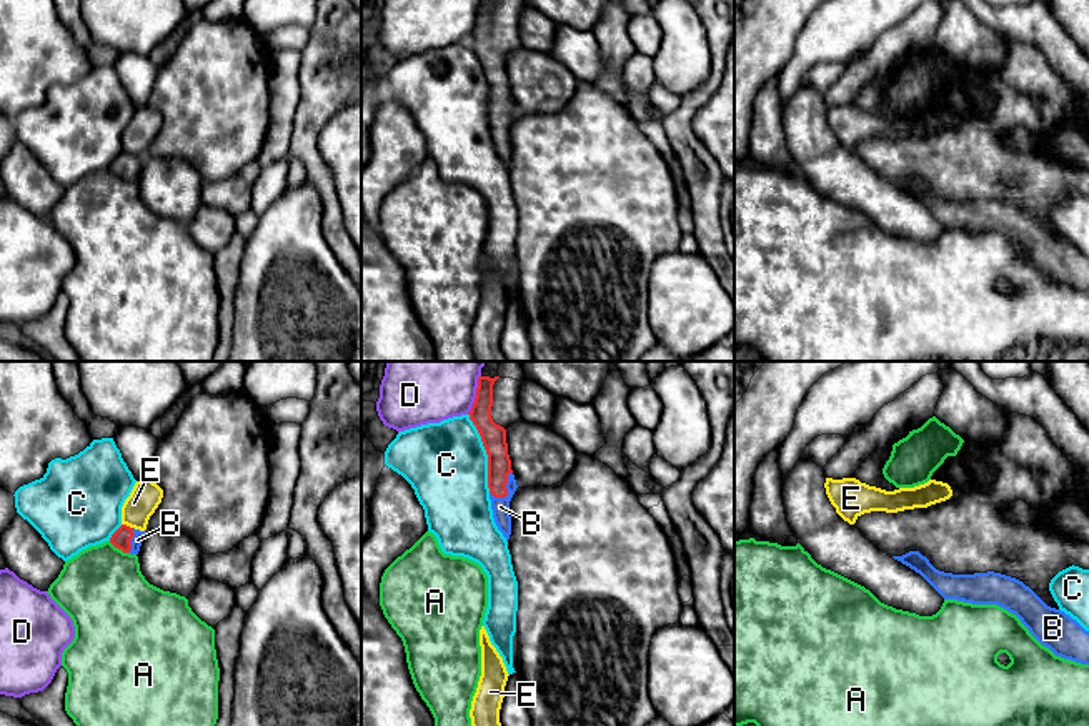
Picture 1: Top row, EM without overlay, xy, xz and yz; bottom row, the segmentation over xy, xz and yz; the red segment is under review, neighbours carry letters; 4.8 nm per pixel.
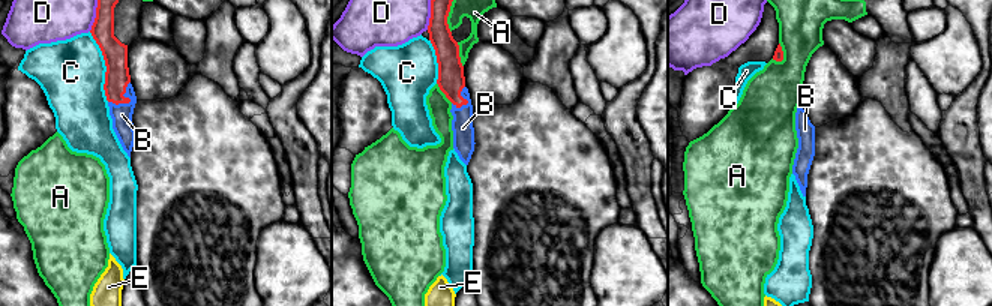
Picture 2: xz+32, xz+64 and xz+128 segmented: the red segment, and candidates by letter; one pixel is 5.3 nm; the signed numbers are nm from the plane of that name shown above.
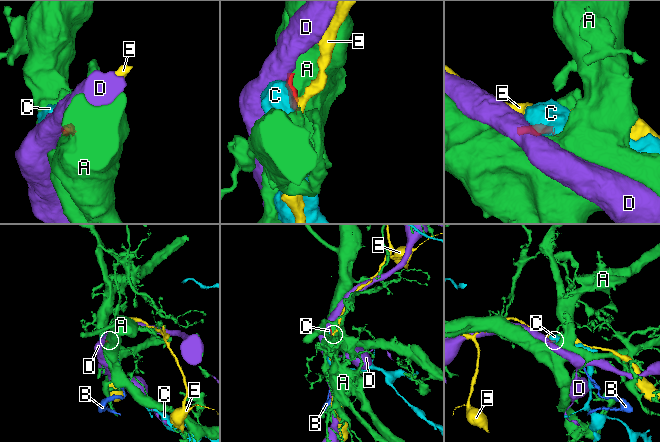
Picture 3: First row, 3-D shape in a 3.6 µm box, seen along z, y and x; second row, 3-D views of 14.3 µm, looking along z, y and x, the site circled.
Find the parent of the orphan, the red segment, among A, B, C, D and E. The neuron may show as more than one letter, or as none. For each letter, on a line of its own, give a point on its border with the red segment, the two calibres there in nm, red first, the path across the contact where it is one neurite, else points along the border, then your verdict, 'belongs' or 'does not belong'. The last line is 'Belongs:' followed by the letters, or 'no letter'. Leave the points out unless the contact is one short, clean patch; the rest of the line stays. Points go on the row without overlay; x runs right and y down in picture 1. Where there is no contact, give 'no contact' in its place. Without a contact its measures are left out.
A: xy (119, 175) | 90/400 nm | does not belong
B: xz (505, 115) | 120/90 nm | across xz (493, 65), (500, 107), (505, 115), (500, 134) | belongs
C: xz (487, 80) | 120/400 nm | along xz (468, 40), (487, 82), (487, 114), (490, 119) | does not belong
D: xz (477, 22) | 120/240 nm | along xz (480, 2), (475, 29), (467, 40) | does not belong
E: xy (125, 152) | 90/150 nm | along xy (122, 150), (132, 155) | does not belong
Belongs: B

